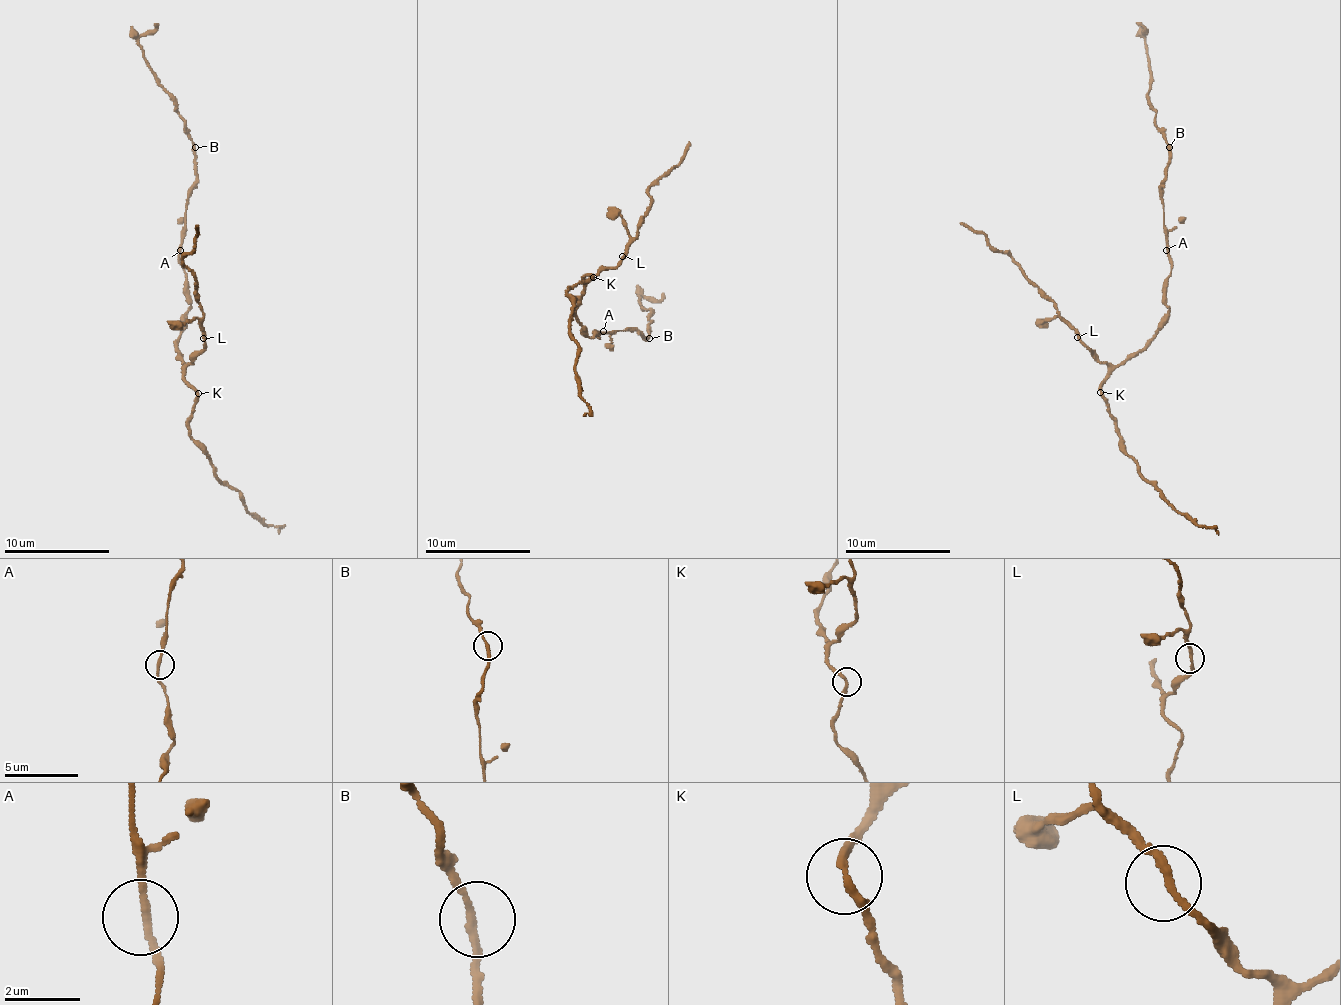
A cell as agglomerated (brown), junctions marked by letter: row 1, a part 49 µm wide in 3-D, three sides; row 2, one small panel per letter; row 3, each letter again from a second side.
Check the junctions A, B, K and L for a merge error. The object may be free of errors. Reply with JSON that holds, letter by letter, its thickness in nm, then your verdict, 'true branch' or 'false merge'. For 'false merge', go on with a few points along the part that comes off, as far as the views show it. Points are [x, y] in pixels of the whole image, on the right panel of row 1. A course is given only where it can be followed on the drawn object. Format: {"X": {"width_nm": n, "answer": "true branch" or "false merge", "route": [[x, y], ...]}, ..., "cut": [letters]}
{"A": {"width_nm": 190, "answer": "true branch"}, "B": {"width_nm": 190, "answer": "true branch"}, "K": {"width_nm": 200, "answer": "true branch"}, "L": {"width_nm": 200, "answer": "true branch"}, "cut": []}

